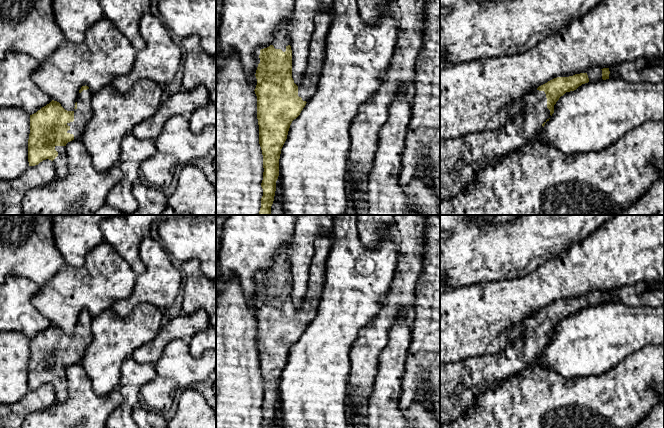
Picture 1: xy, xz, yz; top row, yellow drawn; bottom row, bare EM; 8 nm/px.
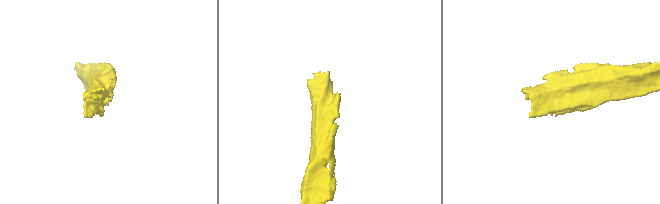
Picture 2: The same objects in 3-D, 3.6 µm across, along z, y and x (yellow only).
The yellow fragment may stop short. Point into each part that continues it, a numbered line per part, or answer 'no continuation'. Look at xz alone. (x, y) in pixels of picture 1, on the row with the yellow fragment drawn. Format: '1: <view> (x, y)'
1: xz (281, 34)

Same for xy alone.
1: xy (83, 113)

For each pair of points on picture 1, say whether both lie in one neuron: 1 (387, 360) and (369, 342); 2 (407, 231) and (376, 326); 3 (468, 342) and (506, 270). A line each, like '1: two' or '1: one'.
1: two
2: one
3: two

